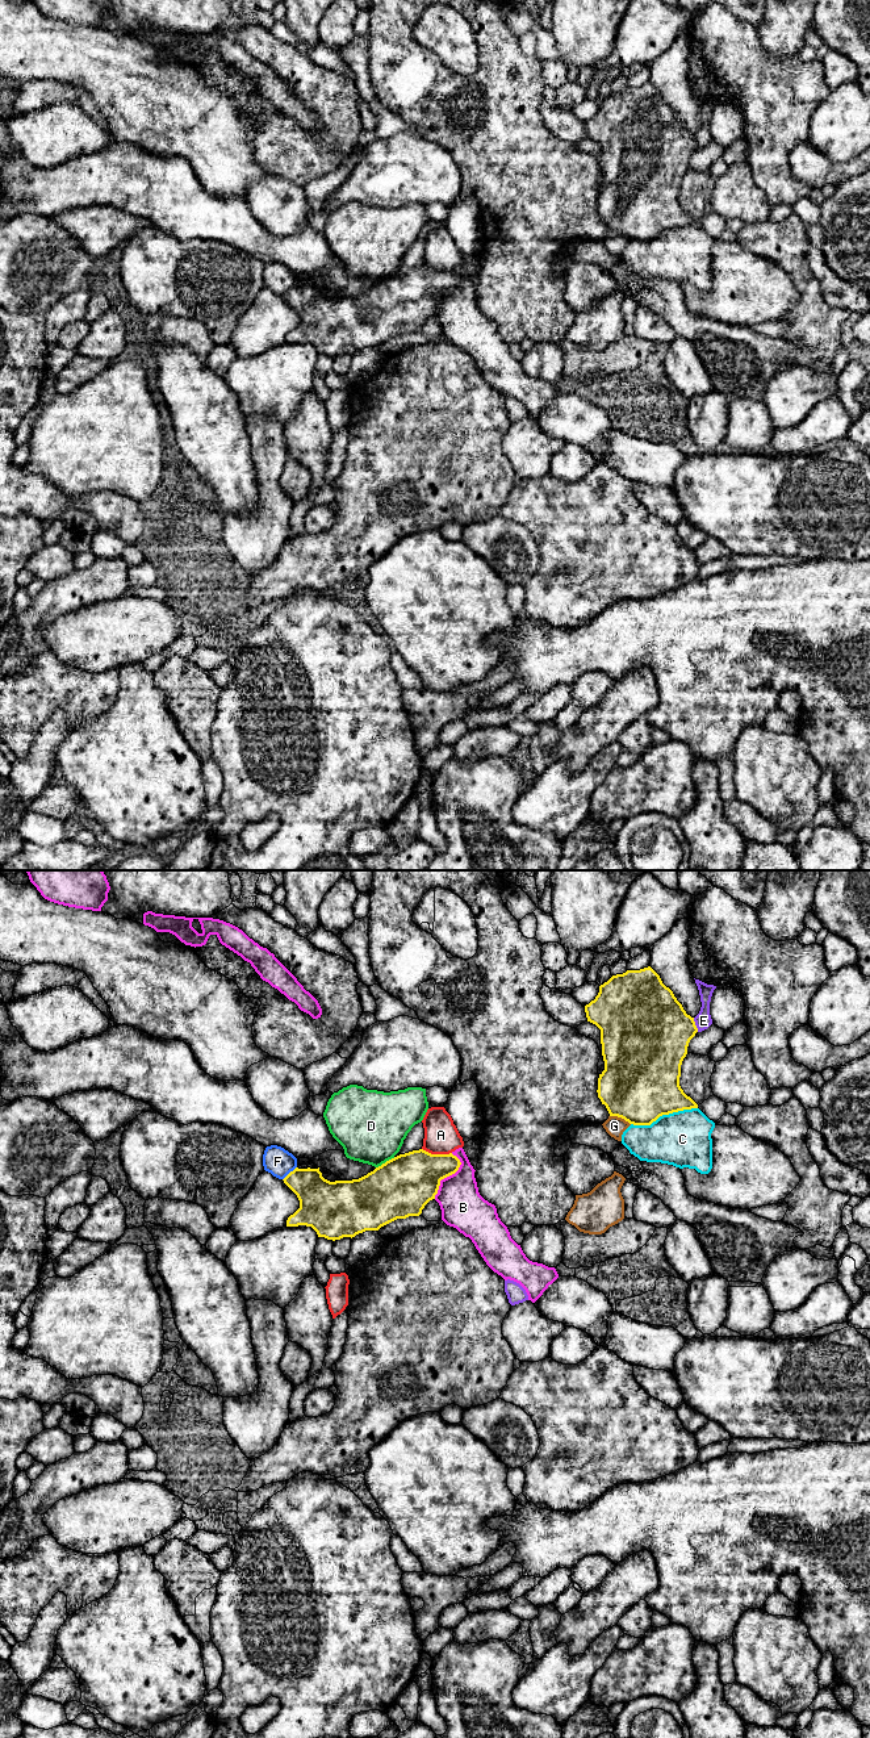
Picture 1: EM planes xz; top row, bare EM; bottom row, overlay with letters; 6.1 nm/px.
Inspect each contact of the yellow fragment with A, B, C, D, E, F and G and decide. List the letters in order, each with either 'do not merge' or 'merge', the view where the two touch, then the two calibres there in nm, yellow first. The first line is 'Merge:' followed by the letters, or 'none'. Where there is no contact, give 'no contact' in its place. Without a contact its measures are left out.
Merge: none
A: do not merge; contact in xz; calibres 360 and 200 nm
B: do not merge; contact in xz; calibres 340 and 260 nm
C: do not merge; contact in xz; calibres 480 and 340 nm
D: do not merge; contact in xz; calibres 360 and 440 nm
E: do not merge; contact in xz; calibres 440 and 100 nm
F: do not merge; contact in xz; calibres 260 and 170 nm
G: do not merge; contact in xz; calibres 480 and 120 nm

